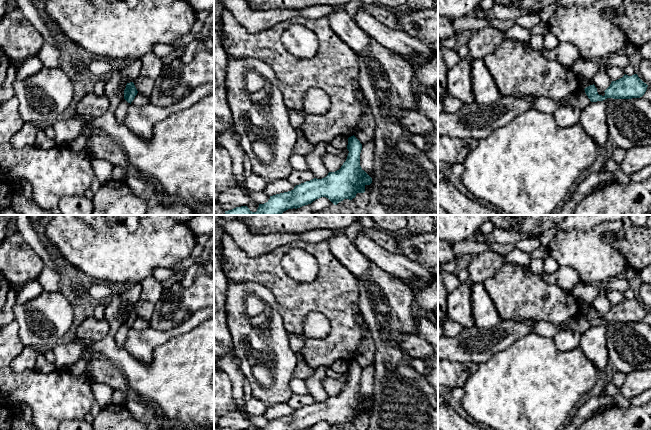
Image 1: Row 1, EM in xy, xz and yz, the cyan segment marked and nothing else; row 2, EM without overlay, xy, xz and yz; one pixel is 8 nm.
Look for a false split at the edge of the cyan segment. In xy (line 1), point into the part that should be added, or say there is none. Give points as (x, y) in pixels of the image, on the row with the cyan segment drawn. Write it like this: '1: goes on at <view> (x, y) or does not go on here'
1: does not go on here

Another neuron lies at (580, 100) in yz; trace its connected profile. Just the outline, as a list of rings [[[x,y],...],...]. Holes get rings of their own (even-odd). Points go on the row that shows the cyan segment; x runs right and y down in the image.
[[[582,88],[578,93],[569,96],[562,103],[546,97],[535,98],[534,102],[531,104],[531,109],[554,114],[554,112],[561,106],[574,106],[584,110],[584,108],[590,103],[590,99],[586,95],[585,90]]]

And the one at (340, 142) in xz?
[[[342,135],[337,136],[329,143],[329,145],[333,146],[336,149],[345,150],[347,149],[348,145],[348,137]]]

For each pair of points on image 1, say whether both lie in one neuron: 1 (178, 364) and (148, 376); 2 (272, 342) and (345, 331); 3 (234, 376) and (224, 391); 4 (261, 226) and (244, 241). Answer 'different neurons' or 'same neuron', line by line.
1: same neuron
2: different neurons
3: different neurons
4: different neurons

